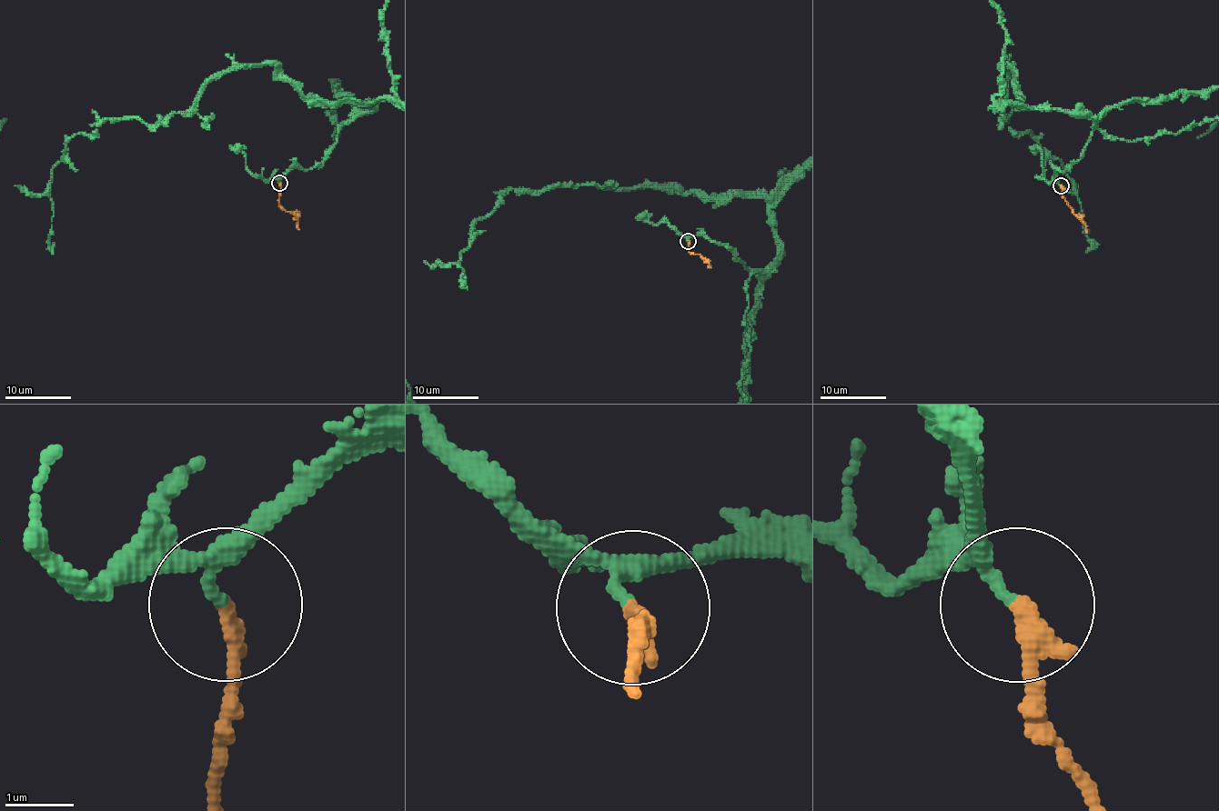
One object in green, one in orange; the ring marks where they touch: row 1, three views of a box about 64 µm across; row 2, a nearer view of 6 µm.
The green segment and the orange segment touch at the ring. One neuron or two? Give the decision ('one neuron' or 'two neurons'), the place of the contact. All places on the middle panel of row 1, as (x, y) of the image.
one neuron | (688, 241)

